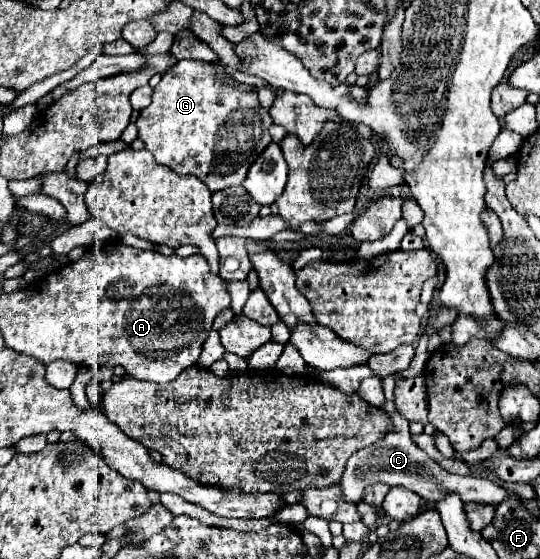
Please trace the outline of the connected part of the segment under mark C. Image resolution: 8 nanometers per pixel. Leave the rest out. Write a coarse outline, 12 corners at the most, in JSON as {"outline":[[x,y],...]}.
{"outline":[[394,396],[380,410],[394,430],[348,460],[346,502],[376,482],[428,502],[498,506],[512,496],[498,482],[450,474],[410,442]]}

